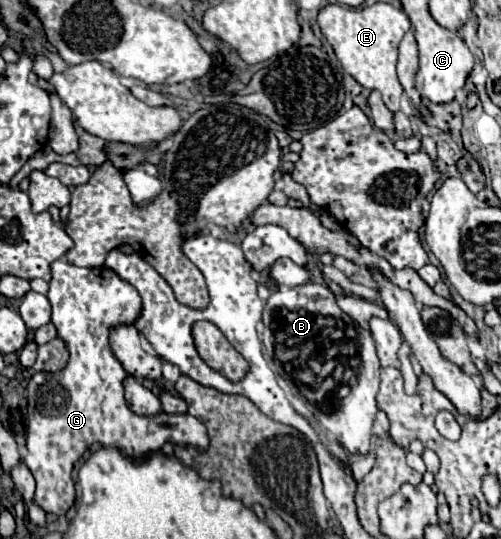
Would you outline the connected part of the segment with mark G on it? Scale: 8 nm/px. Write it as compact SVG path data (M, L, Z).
M56 260L52 264L48 300L52 304L52 322L58 330L58 336L68 346L70 364L56 374L36 372L26 388L28 390L28 434L26 434L28 456L24 458L24 462L36 480L34 500L44 508L44 512L54 512L56 516L60 516L66 514L68 508L74 504L76 492L72 484L72 466L82 458L82 454L94 442L100 442L102 446L116 446L130 458L142 458L148 452L156 452L166 442L208 448L208 434L198 418L190 414L166 414L166 412L160 412L156 416L138 416L128 408L124 400L122 380L128 374L122 368L122 364L114 358L108 346L108 328L114 324L132 324L138 318L142 310L142 300L132 284L124 282L122 278L118 278L116 272L108 268L78 268L68 264L66 260Z

